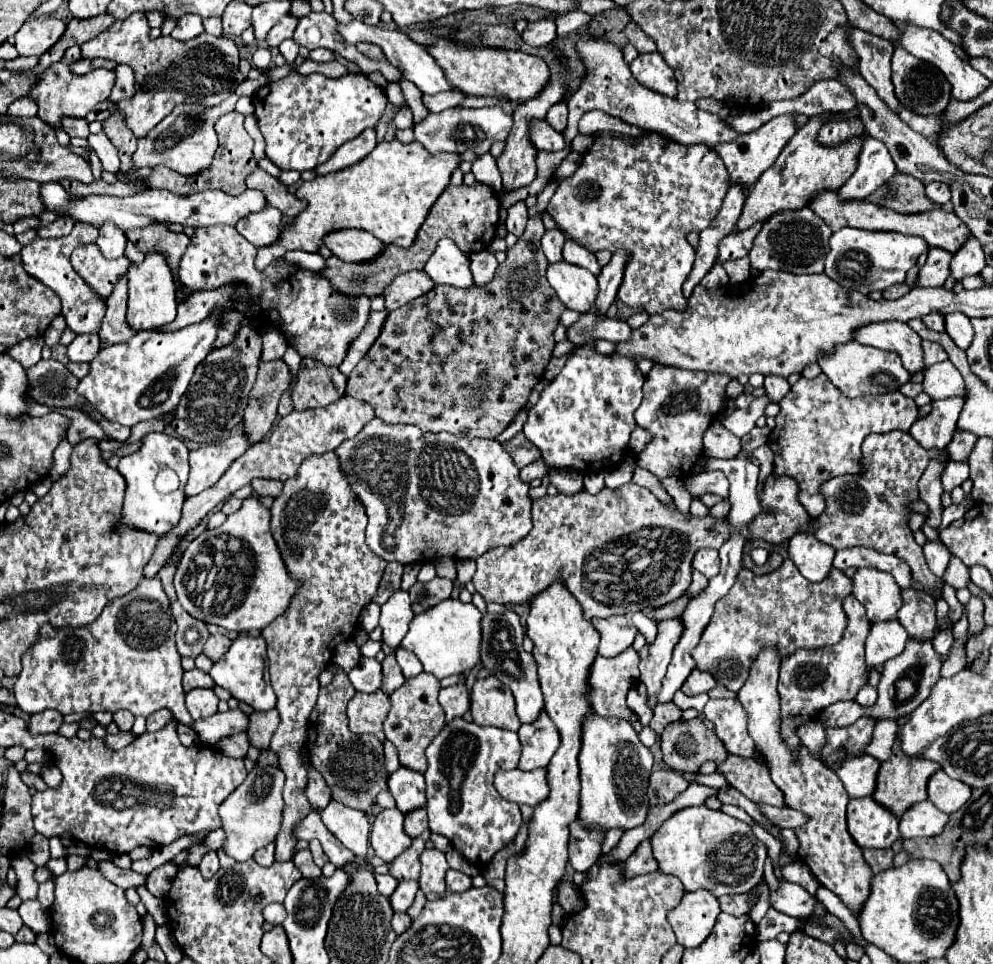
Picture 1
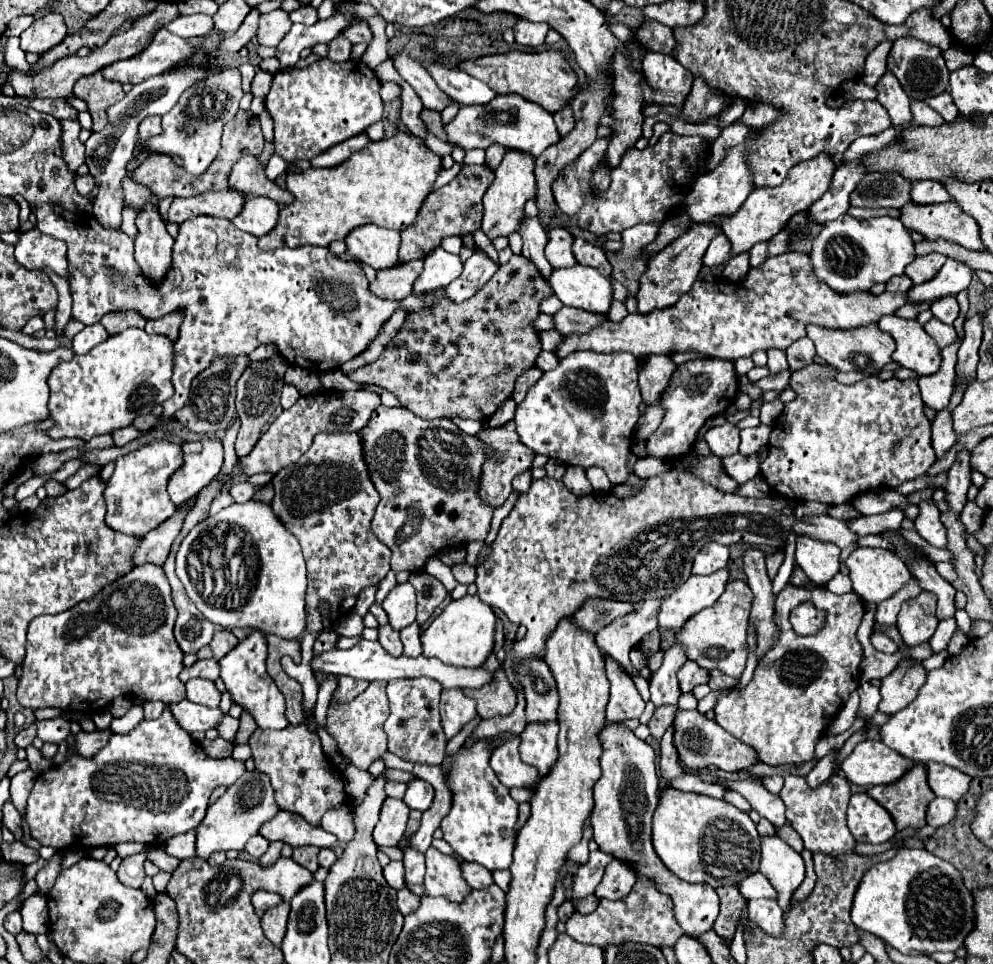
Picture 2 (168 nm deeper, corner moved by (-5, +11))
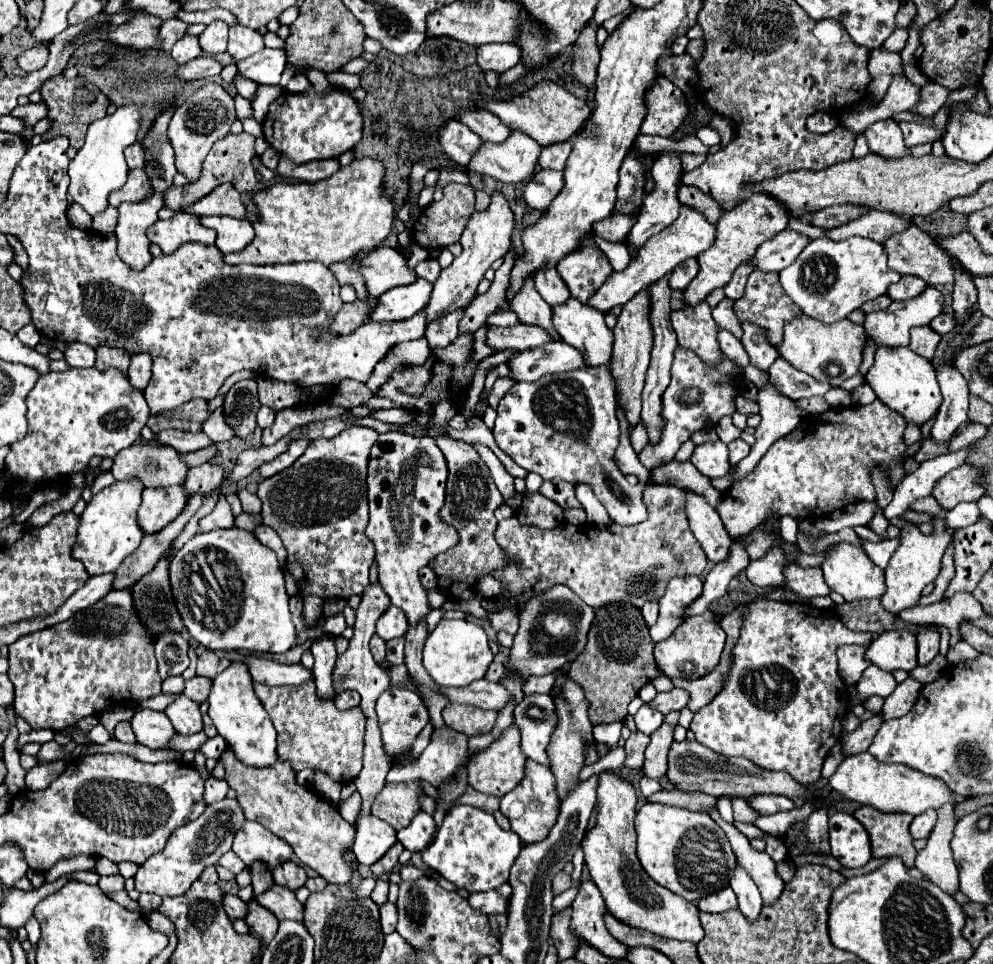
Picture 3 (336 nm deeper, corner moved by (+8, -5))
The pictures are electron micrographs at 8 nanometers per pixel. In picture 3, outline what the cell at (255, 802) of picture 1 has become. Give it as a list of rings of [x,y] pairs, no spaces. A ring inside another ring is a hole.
[[[224,798],[216,804],[210,804],[196,820],[176,828],[166,842],[166,848],[156,852],[156,856],[150,856],[138,868],[134,876],[134,888],[138,892],[150,892],[158,896],[182,896],[192,886],[192,882],[200,878],[206,866],[218,864],[220,856],[230,850],[234,834],[242,828],[244,820],[244,812],[236,800]]]

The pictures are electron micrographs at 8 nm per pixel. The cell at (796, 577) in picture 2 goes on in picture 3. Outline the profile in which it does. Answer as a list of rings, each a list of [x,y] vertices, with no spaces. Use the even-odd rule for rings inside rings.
[[[706,612],[700,616],[688,618],[682,626],[678,626],[674,630],[674,634],[670,638],[666,638],[664,642],[658,642],[654,648],[654,658],[656,658],[658,668],[666,676],[696,680],[700,676],[706,676],[708,672],[712,672],[718,666],[720,654],[724,650],[724,642],[726,642],[724,630],[714,622],[714,614]]]

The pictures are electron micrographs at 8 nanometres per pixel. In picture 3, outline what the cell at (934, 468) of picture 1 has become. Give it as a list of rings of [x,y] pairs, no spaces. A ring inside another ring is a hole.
[[[950,256],[950,260],[952,260],[954,270],[956,270],[956,274],[954,274],[954,294],[952,294],[954,302],[952,302],[952,308],[954,308],[956,316],[962,318],[962,316],[966,316],[968,306],[976,304],[976,288],[974,288],[972,276],[958,264],[958,260],[954,260],[952,256]]]

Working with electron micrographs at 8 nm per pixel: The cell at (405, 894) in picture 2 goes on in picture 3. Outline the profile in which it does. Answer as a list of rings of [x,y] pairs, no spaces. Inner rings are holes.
[[[386,902],[380,906],[380,926],[382,926],[382,934],[390,934],[396,930],[396,922],[398,922],[398,912],[396,912],[396,904]]]

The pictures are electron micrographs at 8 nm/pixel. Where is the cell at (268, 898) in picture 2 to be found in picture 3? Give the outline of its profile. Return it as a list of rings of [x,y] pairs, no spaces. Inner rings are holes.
[[[226,894],[226,896],[222,898],[222,906],[224,906],[226,914],[228,914],[232,920],[244,918],[246,912],[248,912],[248,904],[242,902],[238,896],[232,896],[232,894]]]

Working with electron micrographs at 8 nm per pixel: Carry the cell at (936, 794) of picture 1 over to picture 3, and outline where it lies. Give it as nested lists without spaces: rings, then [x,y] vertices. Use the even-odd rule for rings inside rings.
[[[868,752],[844,758],[840,762],[838,770],[830,776],[830,786],[838,794],[842,794],[844,798],[860,802],[864,806],[872,806],[872,808],[886,812],[886,814],[906,812],[906,814],[916,816],[928,808],[936,810],[946,802],[960,803],[964,801],[964,797],[954,796],[942,780],[938,780],[934,776],[926,776],[926,774],[922,774],[910,766],[904,766],[904,764],[878,762]]]

